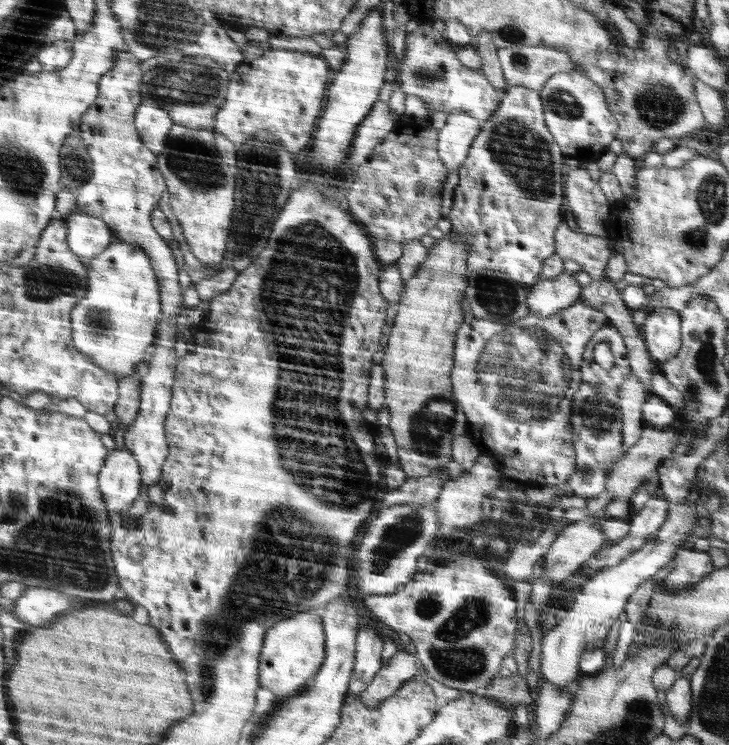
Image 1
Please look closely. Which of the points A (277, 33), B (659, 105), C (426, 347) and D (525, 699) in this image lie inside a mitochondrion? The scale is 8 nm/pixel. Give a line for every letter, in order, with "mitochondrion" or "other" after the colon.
A: other
B: mitochondrion
C: other
D: other

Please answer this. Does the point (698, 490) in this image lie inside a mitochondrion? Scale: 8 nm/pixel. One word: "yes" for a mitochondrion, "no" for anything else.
no

